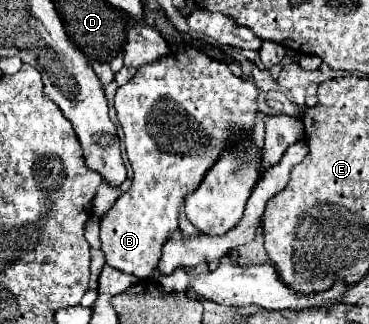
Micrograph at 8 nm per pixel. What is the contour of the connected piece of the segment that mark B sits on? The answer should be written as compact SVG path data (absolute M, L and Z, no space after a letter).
M197 49L177 51L151 65L145 65L125 85L137 85L137 105L125 105L123 121L125 149L133 167L133 183L129 191L123 193L101 217L101 251L105 253L107 265L137 279L147 279L157 269L163 243L177 229L179 203L187 193L199 187L201 179L229 141L225 137L225 129L253 129L259 89L251 81L235 77L225 63L219 63Z

